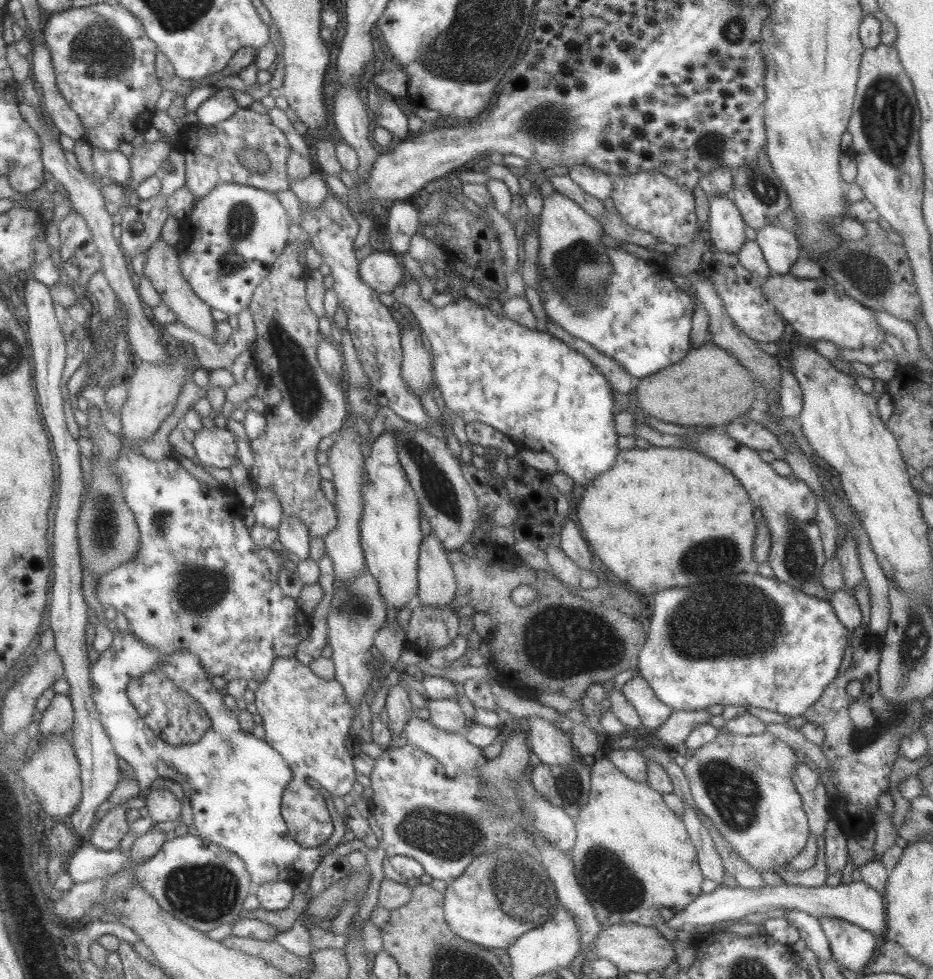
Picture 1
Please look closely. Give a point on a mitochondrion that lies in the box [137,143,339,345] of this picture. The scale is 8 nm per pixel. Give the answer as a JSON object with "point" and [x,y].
{"point":[243,217]}

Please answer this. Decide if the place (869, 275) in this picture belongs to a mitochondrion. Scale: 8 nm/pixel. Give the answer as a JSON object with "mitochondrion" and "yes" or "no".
{"mitochondrion":"yes"}

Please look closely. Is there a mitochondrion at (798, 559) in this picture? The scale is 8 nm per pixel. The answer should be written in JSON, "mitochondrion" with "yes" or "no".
{"mitochondrion":"yes"}

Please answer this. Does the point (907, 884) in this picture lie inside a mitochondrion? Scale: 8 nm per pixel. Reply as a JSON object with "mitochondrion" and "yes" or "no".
{"mitochondrion":"no"}

